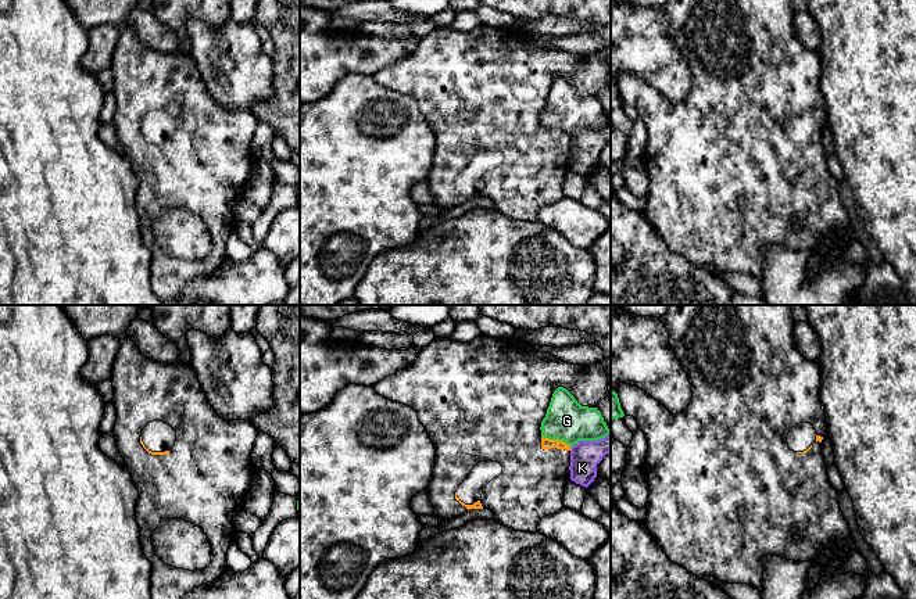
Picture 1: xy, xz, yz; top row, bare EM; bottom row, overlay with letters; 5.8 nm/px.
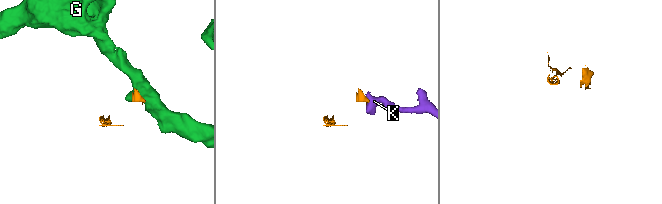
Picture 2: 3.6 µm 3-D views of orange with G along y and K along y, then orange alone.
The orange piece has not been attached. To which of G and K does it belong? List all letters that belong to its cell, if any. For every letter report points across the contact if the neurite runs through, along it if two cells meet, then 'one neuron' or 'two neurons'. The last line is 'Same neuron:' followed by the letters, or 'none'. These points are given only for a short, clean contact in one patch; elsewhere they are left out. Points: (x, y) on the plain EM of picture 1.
G: border along xz (541, 125), (550, 129), (562, 129), (571, 136); two neurons
K: border along xz (572, 136), (569, 139); two neurons
Same neuron: none

